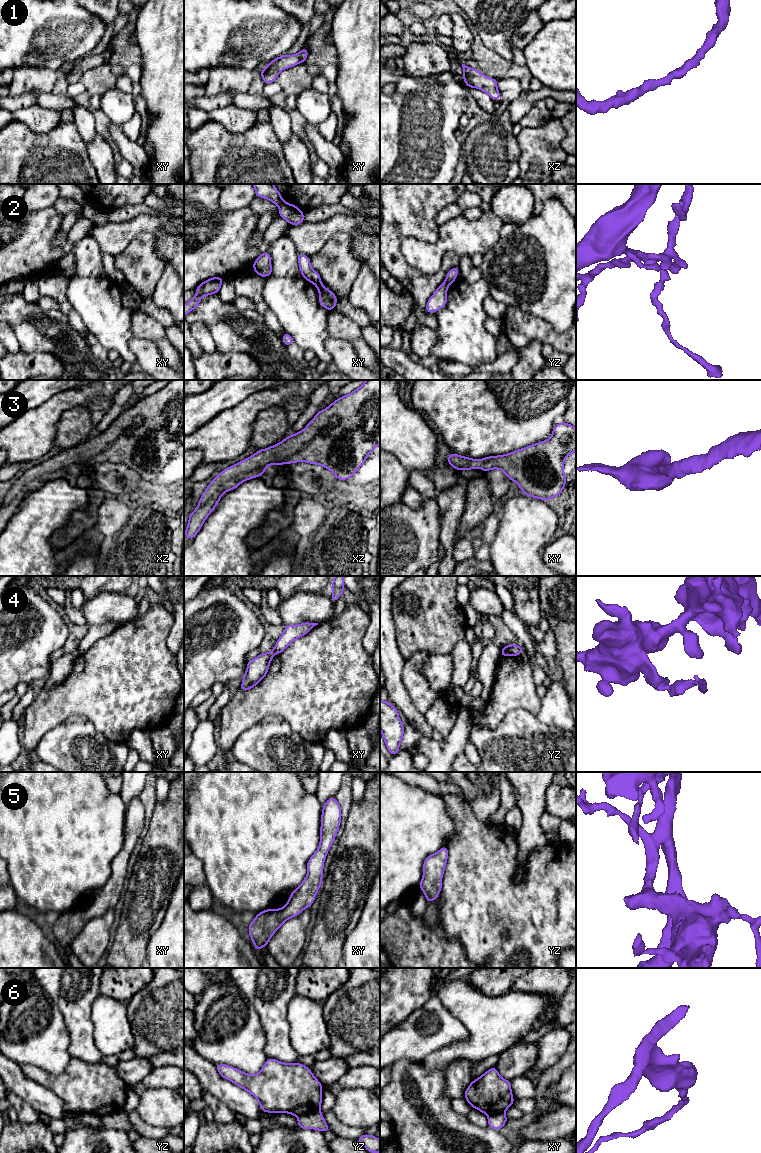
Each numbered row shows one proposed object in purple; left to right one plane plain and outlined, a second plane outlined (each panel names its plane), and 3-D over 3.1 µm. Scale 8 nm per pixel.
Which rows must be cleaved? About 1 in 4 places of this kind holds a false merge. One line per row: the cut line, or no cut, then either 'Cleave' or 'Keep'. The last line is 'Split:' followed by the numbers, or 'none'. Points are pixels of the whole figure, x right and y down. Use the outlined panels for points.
1: No split. Keep
2: Split along xy (320, 282), (316, 286). Cleave
3: No split. Keep
4: Split along xy (272, 650), (275, 653). Cleave
5: No split. Keep
6: Split along yz (319, 1110), (313, 1113), (301, 1114), (298, 1117). Cleave
Split: 2, 4, 6

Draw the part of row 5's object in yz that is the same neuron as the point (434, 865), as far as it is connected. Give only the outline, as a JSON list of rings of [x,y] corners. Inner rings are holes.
[[[443,846],[438,852],[428,855],[423,864],[423,878],[419,888],[426,896],[426,902],[434,901],[442,889],[442,876],[448,858],[448,847]]]

